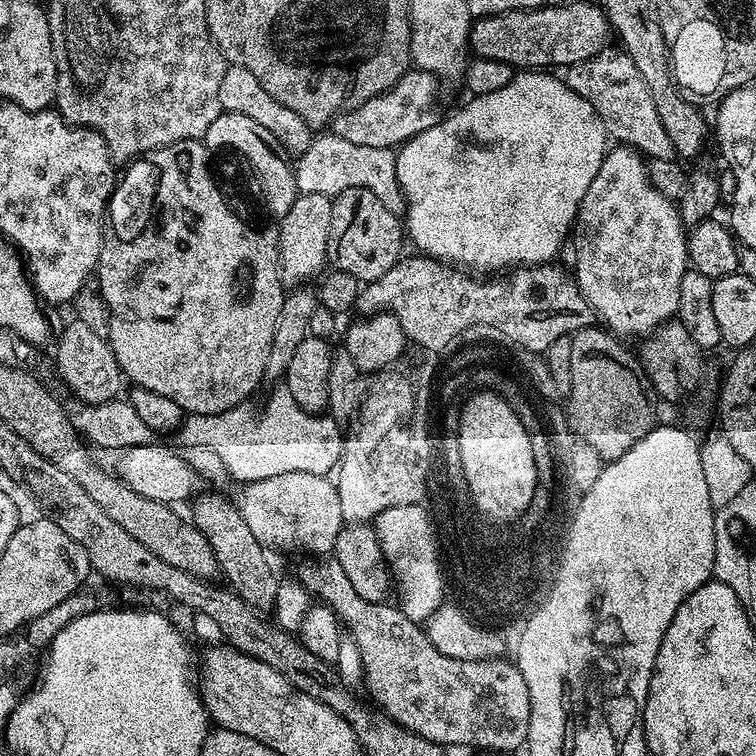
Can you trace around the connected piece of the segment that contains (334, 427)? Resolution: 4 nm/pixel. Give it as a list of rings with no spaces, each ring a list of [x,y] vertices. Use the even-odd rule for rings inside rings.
[[[280,386],[280,389],[268,400],[268,406],[264,413],[256,421],[240,420],[233,432],[228,432],[229,413],[219,412],[218,414],[188,414],[184,417],[184,423],[178,429],[179,443],[188,446],[207,446],[222,458],[222,465],[228,471],[233,481],[240,480],[241,485],[258,482],[260,479],[271,478],[278,474],[289,473],[290,471],[302,471],[307,474],[316,474],[327,477],[332,468],[335,469],[340,463],[344,454],[345,437],[342,435],[341,425],[331,418],[317,418],[315,415],[304,411],[298,402],[294,402],[294,394],[290,394],[287,386]]]

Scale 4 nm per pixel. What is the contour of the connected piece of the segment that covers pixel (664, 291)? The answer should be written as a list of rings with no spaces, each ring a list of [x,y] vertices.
[[[612,146],[605,152],[602,166],[582,198],[570,239],[577,247],[574,279],[578,290],[607,331],[620,338],[644,338],[675,317],[682,274],[690,268],[686,226],[680,221],[679,207],[652,185],[645,157],[635,148]]]

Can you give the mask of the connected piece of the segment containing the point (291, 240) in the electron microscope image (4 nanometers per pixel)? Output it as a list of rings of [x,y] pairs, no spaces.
[[[301,192],[297,196],[294,206],[290,206],[289,212],[285,216],[279,217],[281,284],[300,286],[308,282],[311,276],[317,275],[316,277],[319,277],[325,271],[328,258],[332,201],[333,197],[331,196]]]

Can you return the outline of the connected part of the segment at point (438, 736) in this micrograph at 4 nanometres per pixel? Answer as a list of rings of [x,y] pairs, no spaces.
[[[362,599],[355,603],[354,639],[364,663],[363,683],[368,684],[373,698],[381,704],[377,705],[397,724],[441,746],[469,744],[472,748],[489,748],[492,752],[512,752],[525,747],[530,730],[530,690],[526,690],[526,678],[522,678],[515,663],[507,659],[450,658],[438,651],[427,631],[417,621],[406,618],[395,603],[375,604]]]

